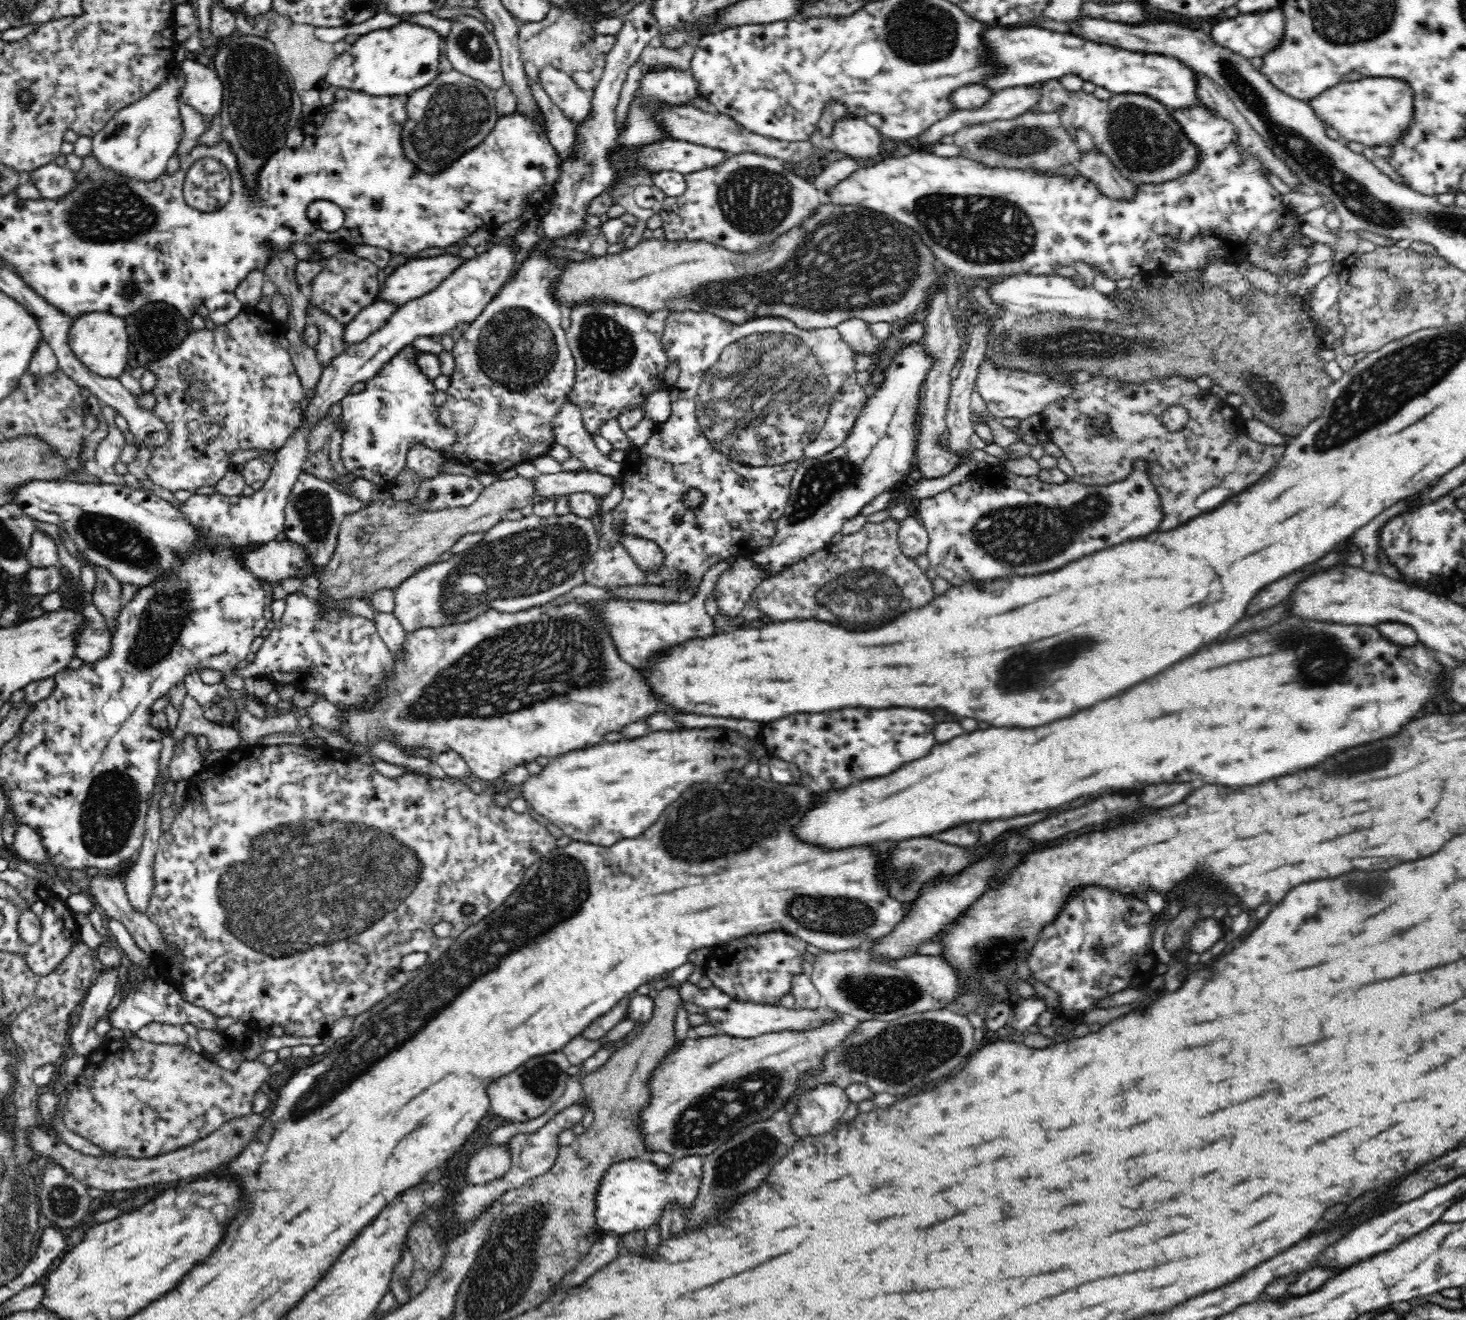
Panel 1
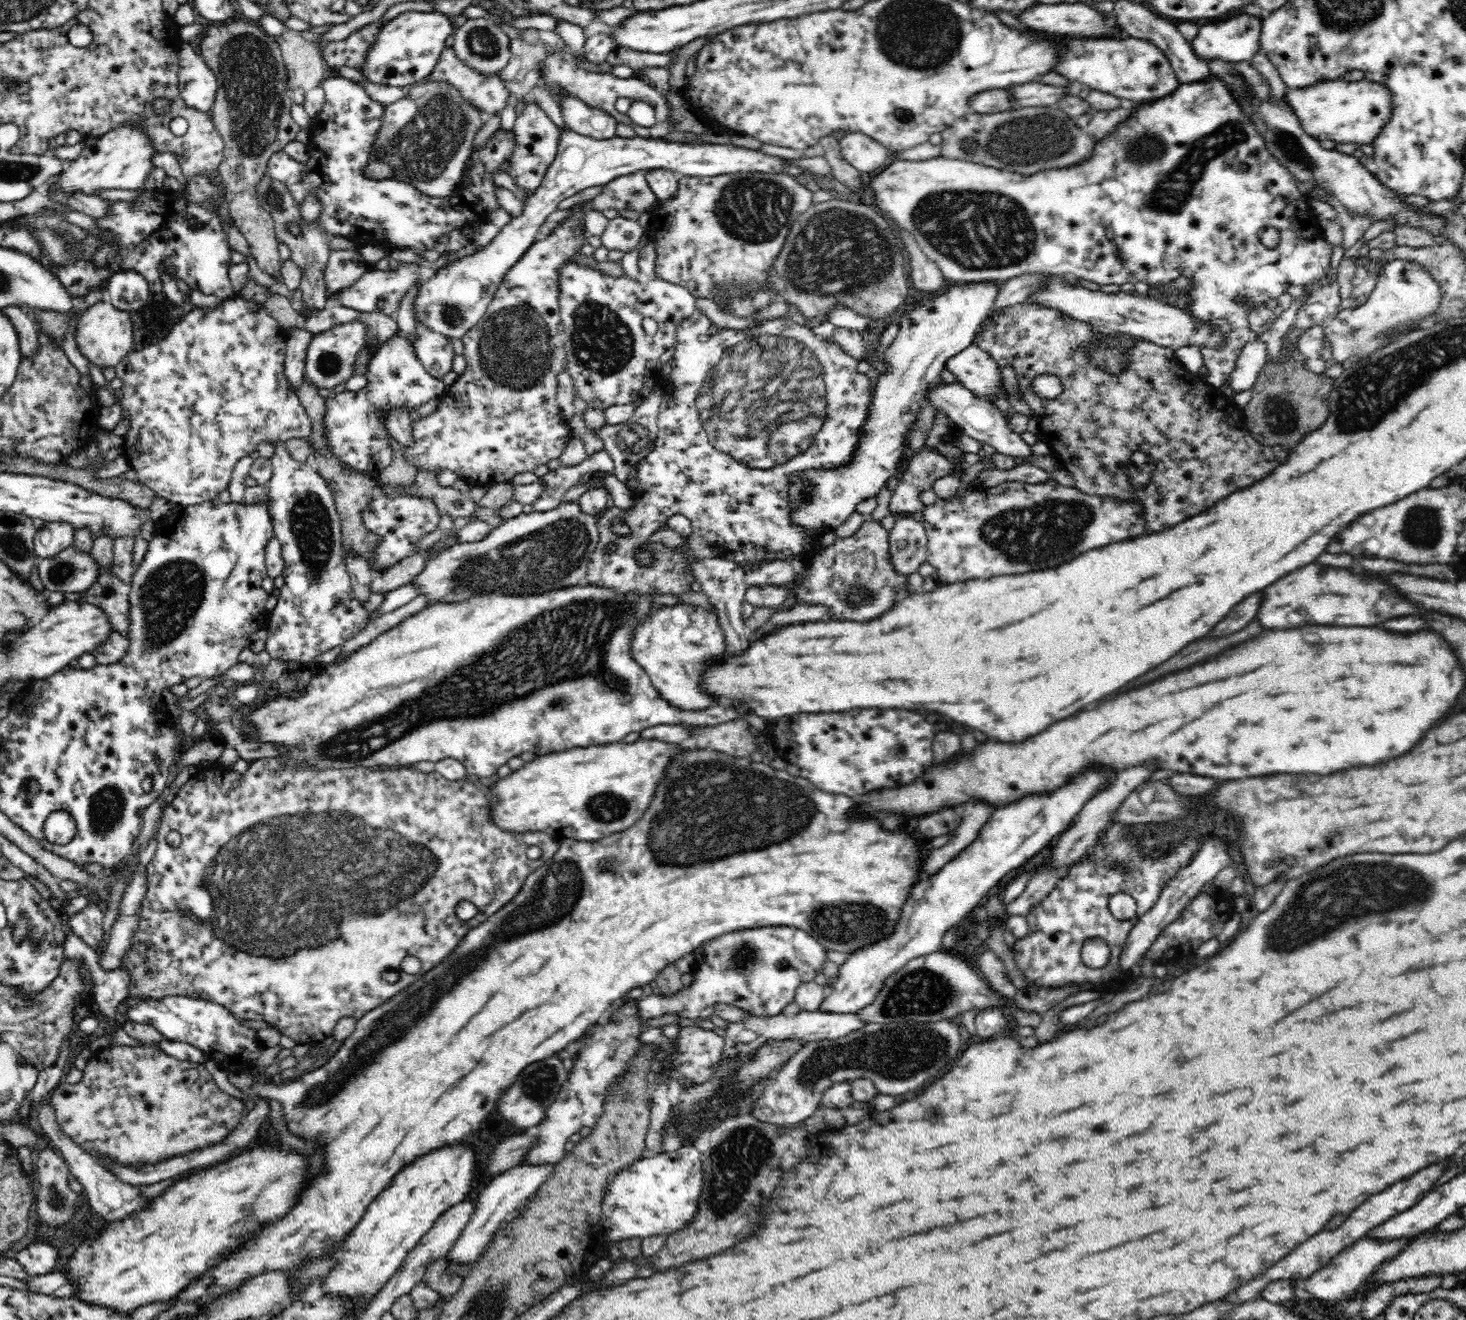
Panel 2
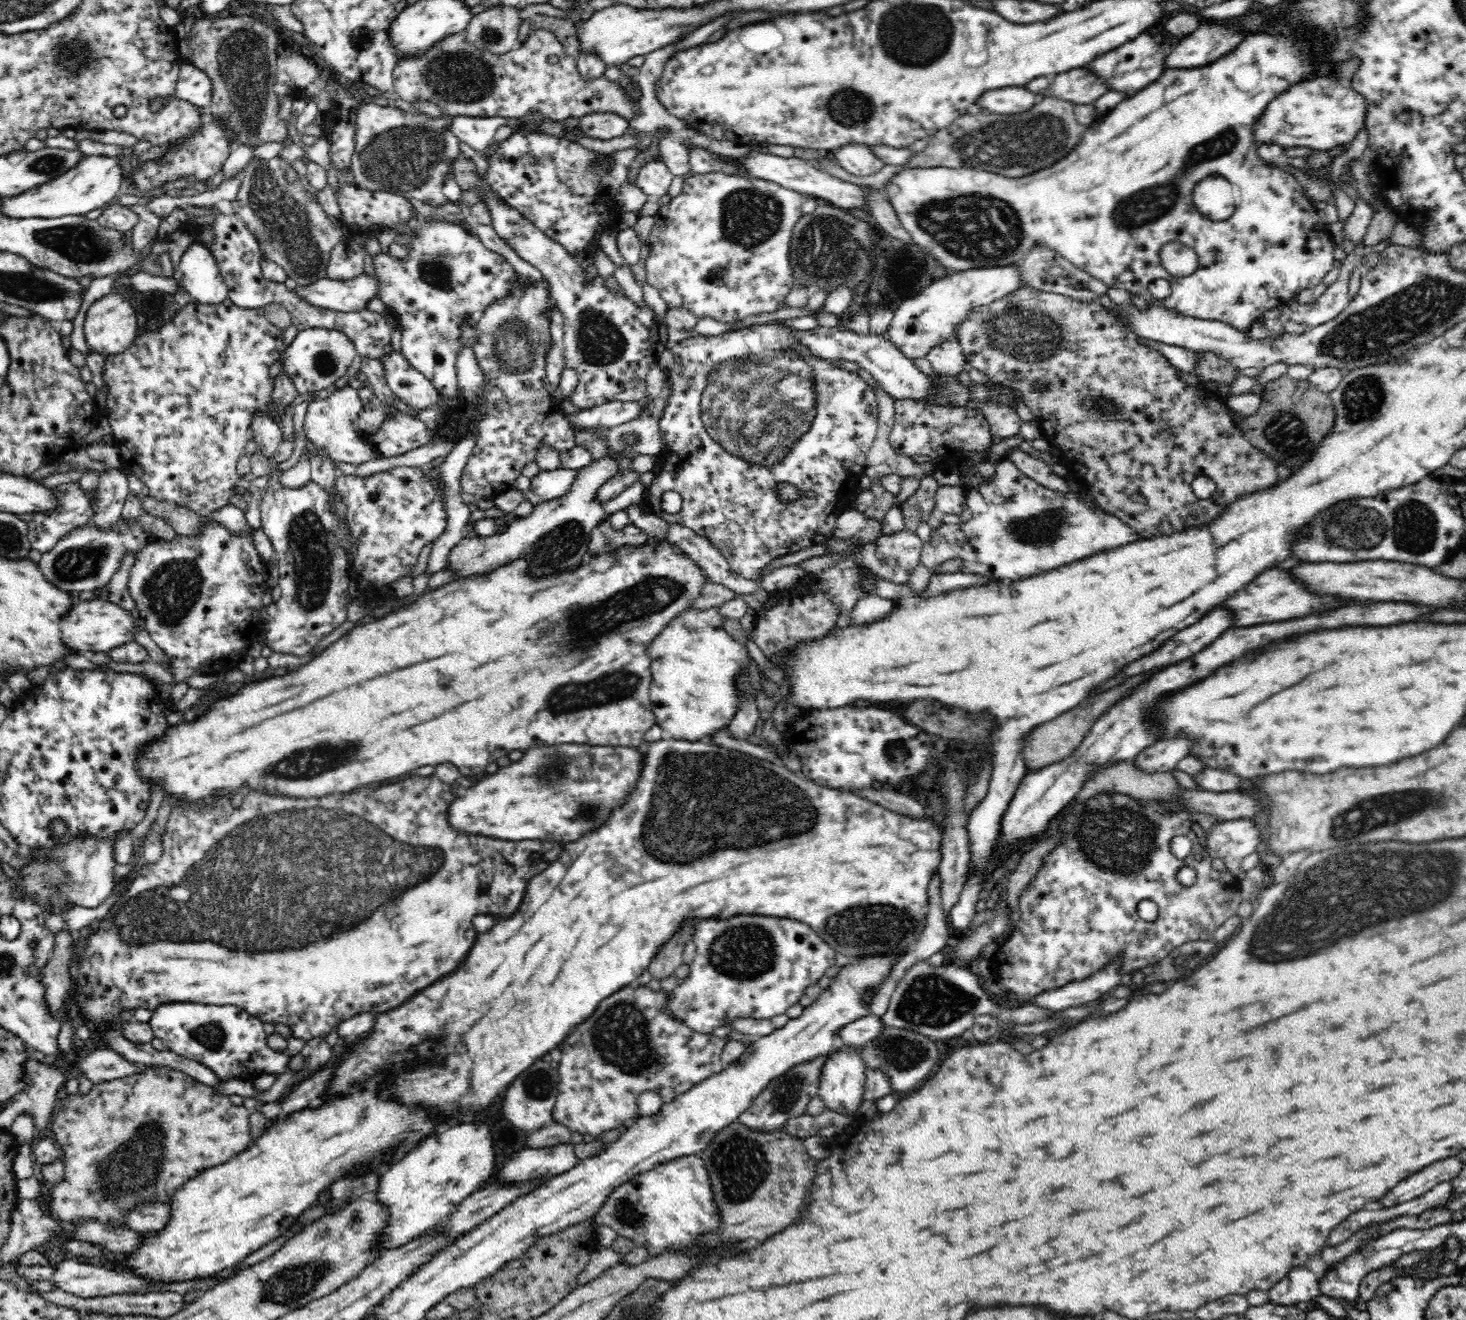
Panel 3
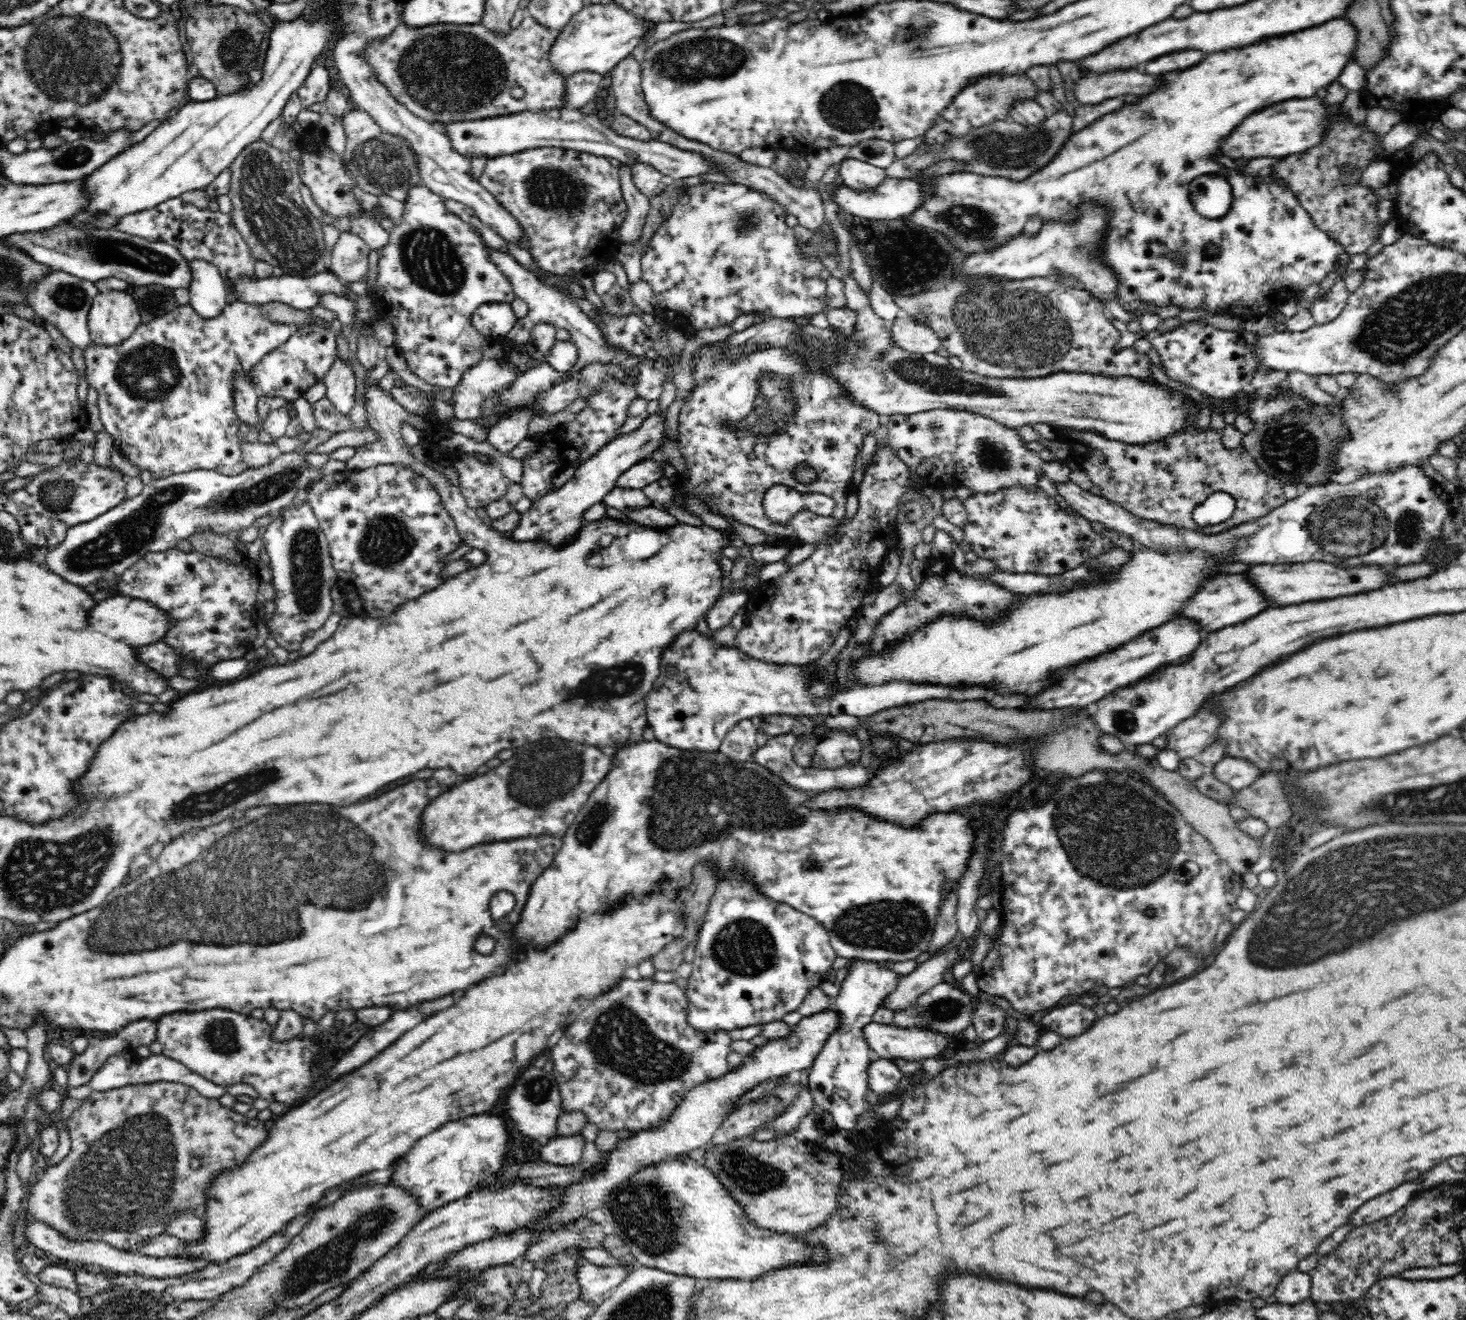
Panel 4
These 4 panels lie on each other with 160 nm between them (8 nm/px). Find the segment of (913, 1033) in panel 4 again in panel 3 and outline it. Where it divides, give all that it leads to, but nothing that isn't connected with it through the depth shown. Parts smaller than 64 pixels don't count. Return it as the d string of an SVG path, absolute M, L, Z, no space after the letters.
M866 1015L840 1029L838 1043L854 1047L867 1047L881 1037L886 1028L881 1017Z

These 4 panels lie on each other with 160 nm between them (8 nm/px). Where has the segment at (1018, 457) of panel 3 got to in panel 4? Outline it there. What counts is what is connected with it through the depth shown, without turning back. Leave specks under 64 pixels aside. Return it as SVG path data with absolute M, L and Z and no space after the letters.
M1402 466L1386 472L1368 472L1352 484L1326 484L1312 486L1302 496L1286 501L1260 518L1242 522L1232 528L1216 534L1204 534L1186 528L1160 524L1157 520L1138 518L1123 506L1110 502L1102 496L1084 491L1080 486L1068 481L1058 485L1058 492L1076 510L1090 522L1100 522L1106 529L1114 529L1132 537L1137 546L1144 546L1164 555L1176 553L1204 553L1214 561L1242 564L1294 564L1301 562L1326 562L1334 566L1362 566L1362 564L1414 564L1422 562L1424 554L1428 554L1428 542L1443 534L1443 524L1450 508L1438 498L1432 485L1417 466Z

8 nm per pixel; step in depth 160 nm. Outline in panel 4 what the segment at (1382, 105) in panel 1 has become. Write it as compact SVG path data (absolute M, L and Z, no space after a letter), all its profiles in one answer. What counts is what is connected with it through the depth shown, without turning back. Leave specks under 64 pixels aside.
M1320 94L1307 99L1290 99L1271 104L1260 112L1250 114L1224 142L1220 142L1220 154L1230 160L1254 158L1275 158L1276 160L1307 151L1324 143L1324 126L1328 124L1328 109Z

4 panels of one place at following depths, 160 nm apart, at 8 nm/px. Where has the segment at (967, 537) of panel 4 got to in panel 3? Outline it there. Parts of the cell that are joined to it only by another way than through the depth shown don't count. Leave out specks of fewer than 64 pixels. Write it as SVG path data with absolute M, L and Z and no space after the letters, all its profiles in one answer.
M1008 460L1000 461L996 465L994 475L990 480L968 488L965 504L971 510L971 518L968 522L953 525L942 522L939 529L932 533L931 539L923 544L920 560L931 572L934 572L946 560L960 558L964 560L962 572L981 574L1000 581L1017 581L1020 578L1038 576L1042 572L1072 564L1076 560L1082 560L1100 552L1126 546L1142 538L1116 516L1104 510L1098 512L1090 510L1080 492L1067 495L1056 493L1023 474L1012 461Z

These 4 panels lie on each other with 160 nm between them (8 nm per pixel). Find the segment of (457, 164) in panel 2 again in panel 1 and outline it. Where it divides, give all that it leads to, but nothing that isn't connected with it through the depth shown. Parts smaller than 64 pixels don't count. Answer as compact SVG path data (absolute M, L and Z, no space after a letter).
M454 69L448 73L438 73L428 86L408 95L404 111L406 120L402 122L400 134L402 153L418 170L428 175L440 174L471 148L479 145L492 132L499 119L494 90Z

